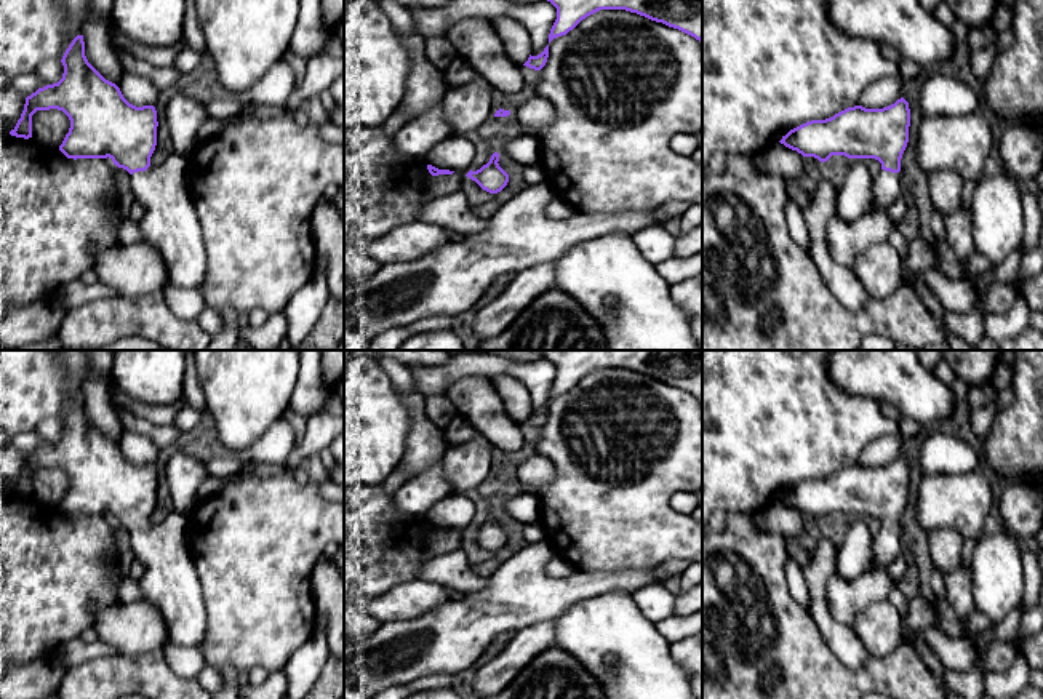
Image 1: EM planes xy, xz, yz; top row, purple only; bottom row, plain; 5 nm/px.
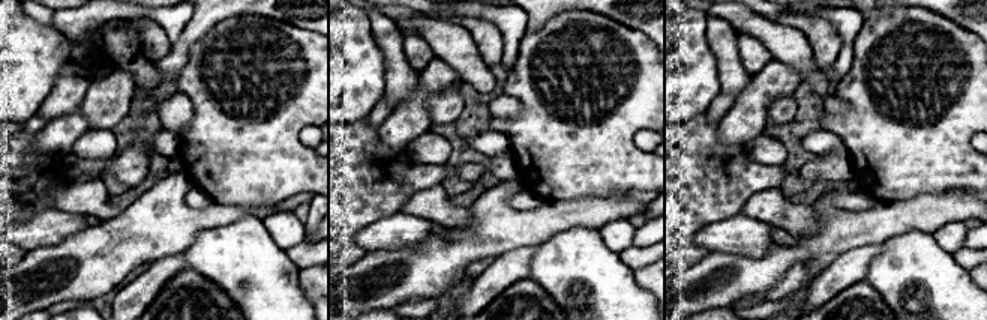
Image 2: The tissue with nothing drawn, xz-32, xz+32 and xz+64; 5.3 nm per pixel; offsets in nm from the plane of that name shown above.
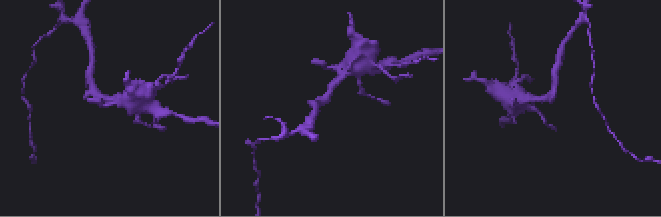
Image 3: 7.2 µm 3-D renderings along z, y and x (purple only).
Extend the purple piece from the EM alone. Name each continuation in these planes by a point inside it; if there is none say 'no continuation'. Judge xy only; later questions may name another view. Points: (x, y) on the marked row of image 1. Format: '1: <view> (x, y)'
1: xy (170, 223)

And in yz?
1: yz (847, 240)

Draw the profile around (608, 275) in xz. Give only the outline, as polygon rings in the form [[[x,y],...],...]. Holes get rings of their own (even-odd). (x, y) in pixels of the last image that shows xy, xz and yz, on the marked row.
[[[606,234],[569,248],[555,261],[555,286],[593,317],[606,350],[702,350],[688,314],[672,299],[670,283],[627,234]]]

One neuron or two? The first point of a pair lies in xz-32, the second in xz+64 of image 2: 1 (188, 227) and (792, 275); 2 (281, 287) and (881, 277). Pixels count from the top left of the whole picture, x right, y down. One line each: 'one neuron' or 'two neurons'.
1: two neurons
2: one neuron

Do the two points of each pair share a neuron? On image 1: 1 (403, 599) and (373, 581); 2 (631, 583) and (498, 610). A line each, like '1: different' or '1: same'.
1: different
2: same

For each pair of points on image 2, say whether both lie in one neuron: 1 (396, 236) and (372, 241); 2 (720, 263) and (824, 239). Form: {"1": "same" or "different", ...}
{"1": "same", "2": "same"}

